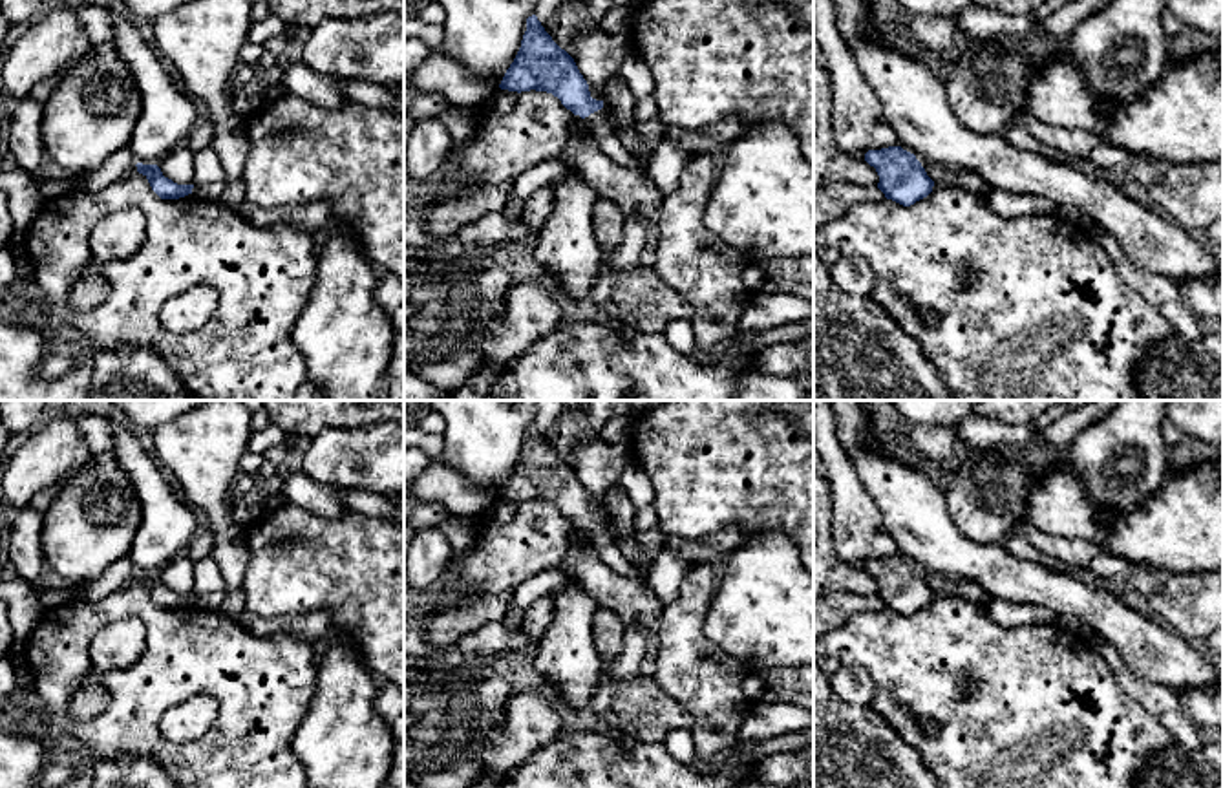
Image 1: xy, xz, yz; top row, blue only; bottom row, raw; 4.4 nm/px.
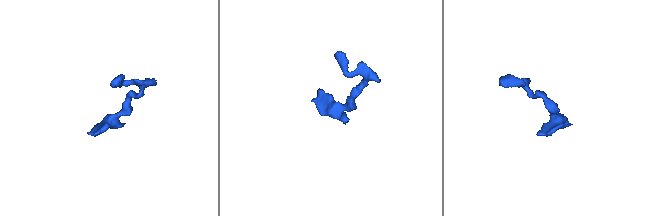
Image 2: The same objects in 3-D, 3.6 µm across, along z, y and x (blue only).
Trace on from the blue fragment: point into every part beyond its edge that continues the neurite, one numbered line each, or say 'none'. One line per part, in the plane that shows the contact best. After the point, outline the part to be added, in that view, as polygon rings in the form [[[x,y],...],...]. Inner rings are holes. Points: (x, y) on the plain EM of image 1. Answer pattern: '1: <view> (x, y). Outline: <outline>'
1: xz (598, 532). Outline: [[[603,514],[601,519],[590,523],[583,528],[600,559],[612,569],[614,572],[636,581],[638,585],[649,589],[647,580],[636,572],[633,563],[618,550],[612,532],[607,525],[607,517]]]

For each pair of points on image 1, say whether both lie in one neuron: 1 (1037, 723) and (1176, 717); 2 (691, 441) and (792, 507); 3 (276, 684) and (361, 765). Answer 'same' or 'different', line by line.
1: different
2: same
3: different

